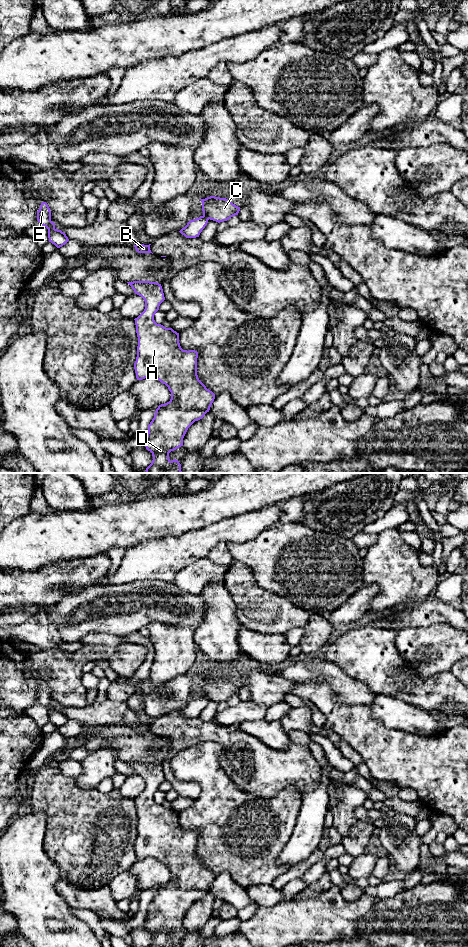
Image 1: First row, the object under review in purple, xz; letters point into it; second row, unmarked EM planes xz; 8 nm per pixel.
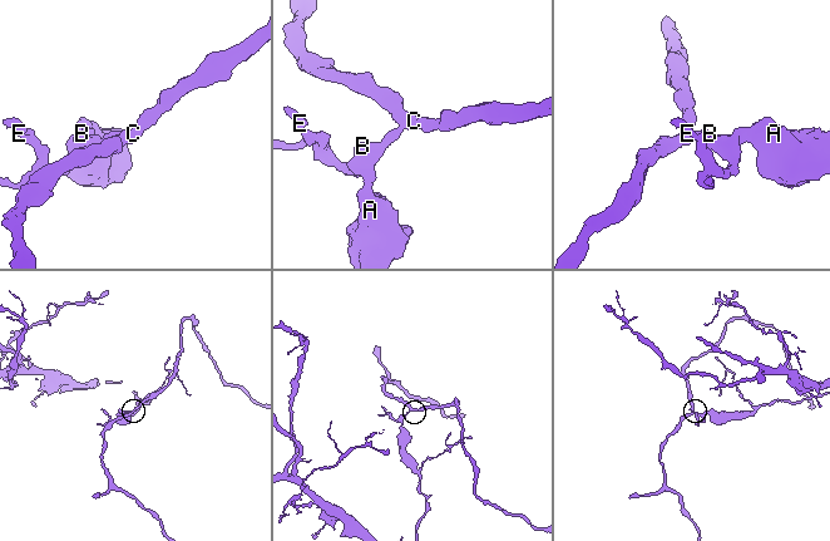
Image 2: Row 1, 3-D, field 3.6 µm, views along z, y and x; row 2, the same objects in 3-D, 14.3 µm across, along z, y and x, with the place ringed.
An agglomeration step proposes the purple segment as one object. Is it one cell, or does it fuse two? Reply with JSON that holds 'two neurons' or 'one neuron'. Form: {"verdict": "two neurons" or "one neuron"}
{"verdict": "two neurons"}

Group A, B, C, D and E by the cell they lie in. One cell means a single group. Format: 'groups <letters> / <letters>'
groups A B D E / C

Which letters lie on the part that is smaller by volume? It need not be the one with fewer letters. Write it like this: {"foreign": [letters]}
{"foreign": ["C"]}

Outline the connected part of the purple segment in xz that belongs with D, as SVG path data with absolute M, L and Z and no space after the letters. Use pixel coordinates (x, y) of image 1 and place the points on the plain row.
M150 761L127 762L135 774L145 781L144 791L135 798L138 817L137 837L134 849L137 860L153 857L165 864L171 872L171 879L161 884L148 905L144 925L152 933L153 940L148 947L181 947L178 940L170 940L169 933L183 926L183 918L188 908L209 892L215 874L206 868L197 855L198 832L183 830L179 823L179 813L172 808L157 804L154 795L165 780L161 764Z

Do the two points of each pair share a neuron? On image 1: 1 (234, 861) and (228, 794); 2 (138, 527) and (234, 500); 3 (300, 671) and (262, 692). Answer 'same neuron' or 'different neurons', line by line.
1: same neuron
2: same neuron
3: different neurons

